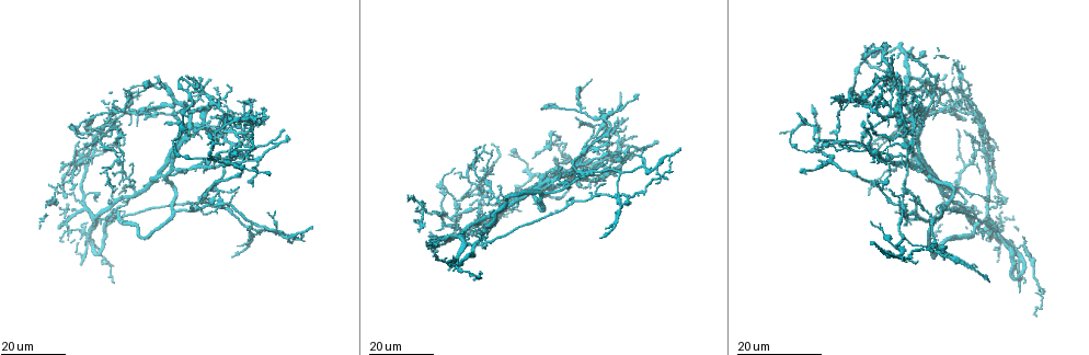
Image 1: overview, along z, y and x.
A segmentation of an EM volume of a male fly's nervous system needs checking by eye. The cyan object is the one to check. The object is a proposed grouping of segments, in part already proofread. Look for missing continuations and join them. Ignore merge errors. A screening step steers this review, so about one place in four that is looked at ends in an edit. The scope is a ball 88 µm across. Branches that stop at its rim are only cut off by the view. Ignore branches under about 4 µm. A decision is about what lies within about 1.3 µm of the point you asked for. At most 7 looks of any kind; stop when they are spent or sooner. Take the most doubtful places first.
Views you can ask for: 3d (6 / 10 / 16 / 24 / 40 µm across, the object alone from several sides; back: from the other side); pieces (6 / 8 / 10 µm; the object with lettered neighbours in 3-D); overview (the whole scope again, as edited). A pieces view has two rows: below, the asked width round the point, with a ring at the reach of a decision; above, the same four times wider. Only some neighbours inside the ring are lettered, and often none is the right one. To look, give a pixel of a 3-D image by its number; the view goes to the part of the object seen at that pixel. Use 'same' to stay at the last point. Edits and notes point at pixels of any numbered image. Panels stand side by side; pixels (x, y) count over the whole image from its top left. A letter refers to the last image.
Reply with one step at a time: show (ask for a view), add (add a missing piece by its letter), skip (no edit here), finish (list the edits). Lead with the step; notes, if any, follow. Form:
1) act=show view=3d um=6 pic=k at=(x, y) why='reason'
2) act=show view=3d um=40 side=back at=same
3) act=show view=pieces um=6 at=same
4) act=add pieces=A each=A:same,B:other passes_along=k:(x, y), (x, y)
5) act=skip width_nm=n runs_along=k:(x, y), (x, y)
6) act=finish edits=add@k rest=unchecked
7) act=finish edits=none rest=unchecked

act=show view=3d um=24 pic=1 at=(567, 154) why='branch stops here'

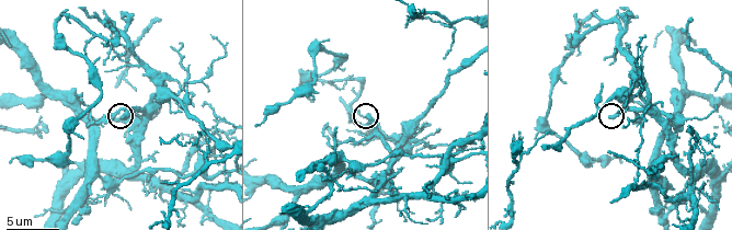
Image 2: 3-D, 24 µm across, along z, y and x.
act=show view=pieces um=8 pic=2 at=(609, 119)

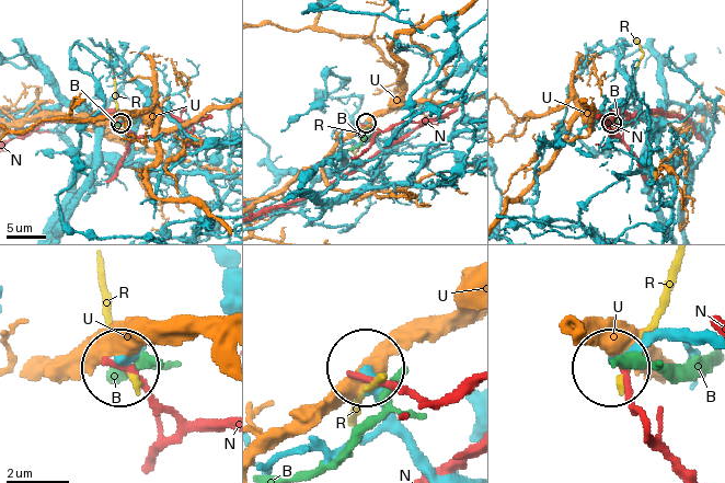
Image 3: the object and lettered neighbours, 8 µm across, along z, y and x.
act=skip each=B:other,N:other,R:other,U:other found='none of them fits'

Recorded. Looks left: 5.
act=show view=3d um=10 pic=2 at=(337, 130) why='branch stops here'

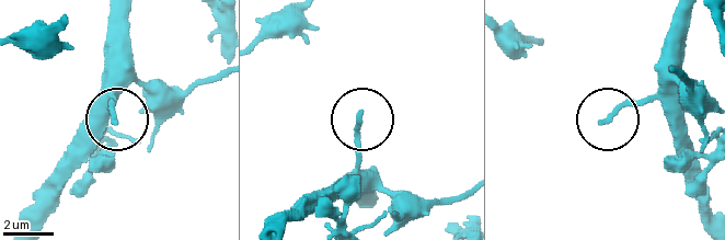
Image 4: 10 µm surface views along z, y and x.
act=show view=pieces um=8 pic=4 at=(603, 122)

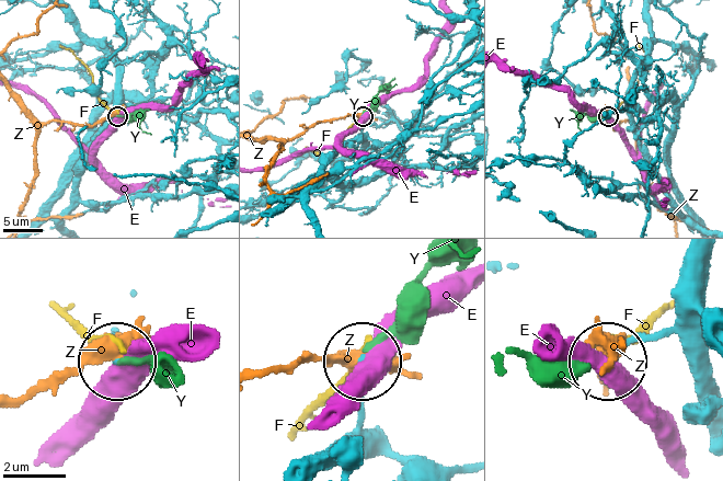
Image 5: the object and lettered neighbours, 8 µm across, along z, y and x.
act=add pieces=Y width_nm=190 each=E:other,F:other,Y:same,Z:other passes_along=5:(366, 136), (364, 113), (385, 87), (396, 83) found='the neuron continues'

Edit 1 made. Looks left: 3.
act=show view=3d um=16 pic=1 at=(933, 107)

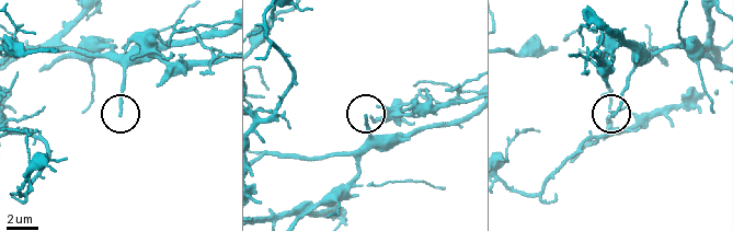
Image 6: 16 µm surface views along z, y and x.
act=show view=pieces um=8 pic=6 at=(615, 115) why='what lies round it'

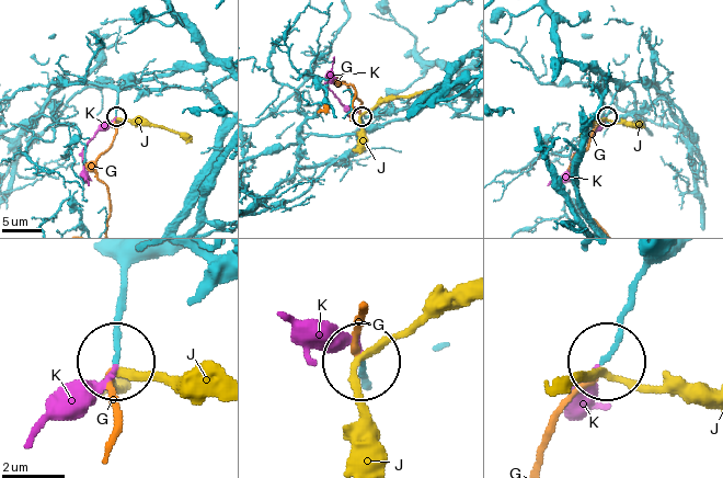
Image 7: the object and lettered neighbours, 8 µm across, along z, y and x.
act=add pieces=K width_nm=160 each=G:other,J:other,K:same passes_along=7:(369, 385), (358, 351), (322, 343), (306, 330) found='the neuron continues'

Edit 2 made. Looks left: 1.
act=finish edits=add@5,add@7 rest=unchecked

